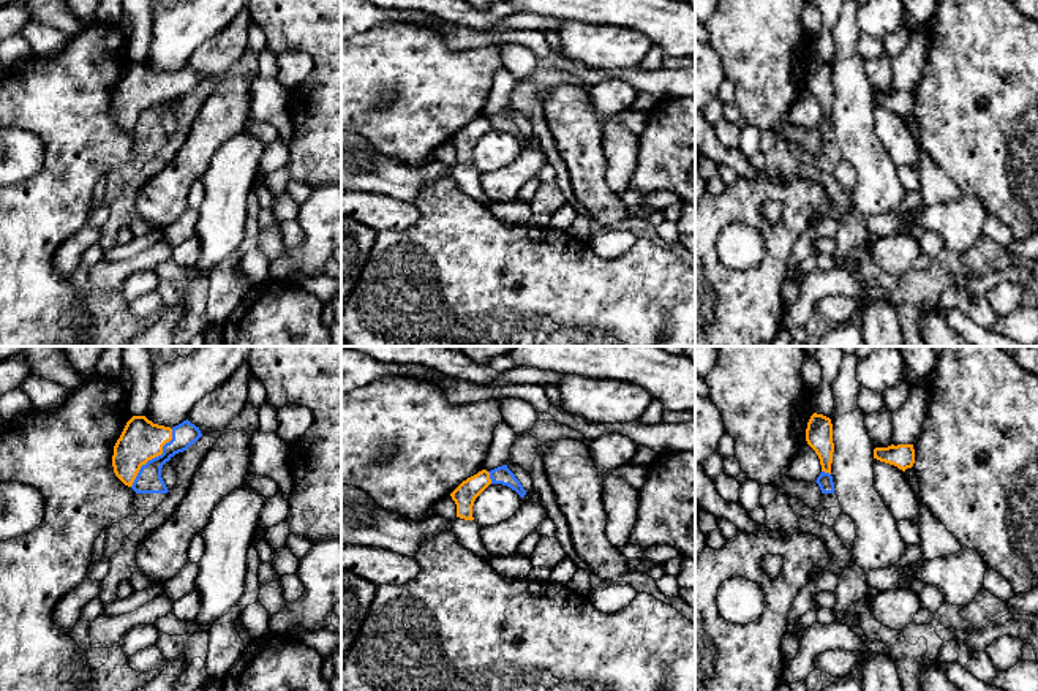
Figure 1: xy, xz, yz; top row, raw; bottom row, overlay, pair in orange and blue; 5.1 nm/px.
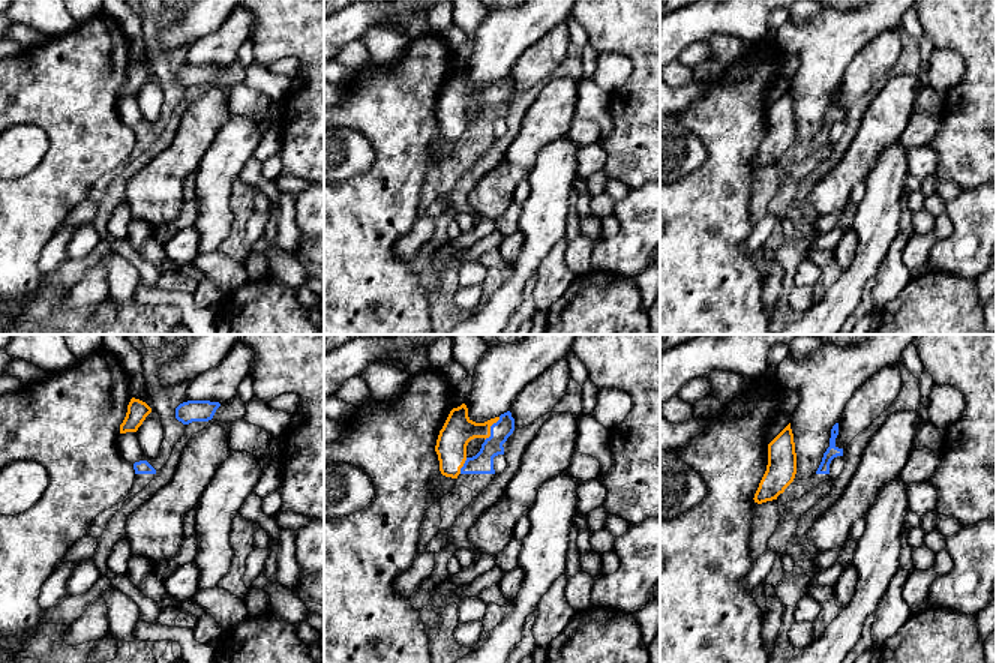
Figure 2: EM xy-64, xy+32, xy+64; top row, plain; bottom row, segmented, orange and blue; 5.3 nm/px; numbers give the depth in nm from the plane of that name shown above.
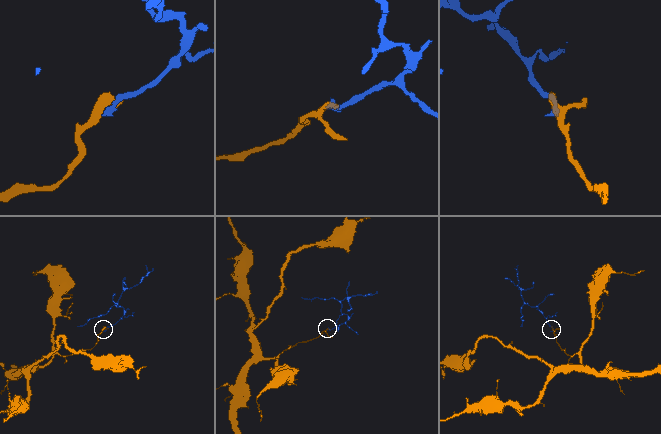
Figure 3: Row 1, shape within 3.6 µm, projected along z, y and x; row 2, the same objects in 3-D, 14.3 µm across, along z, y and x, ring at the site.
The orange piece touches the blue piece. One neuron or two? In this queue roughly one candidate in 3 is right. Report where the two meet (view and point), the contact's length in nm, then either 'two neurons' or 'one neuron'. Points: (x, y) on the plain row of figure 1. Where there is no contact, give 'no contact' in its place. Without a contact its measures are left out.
contact xy (154, 103); length 360 nm; one neuron

